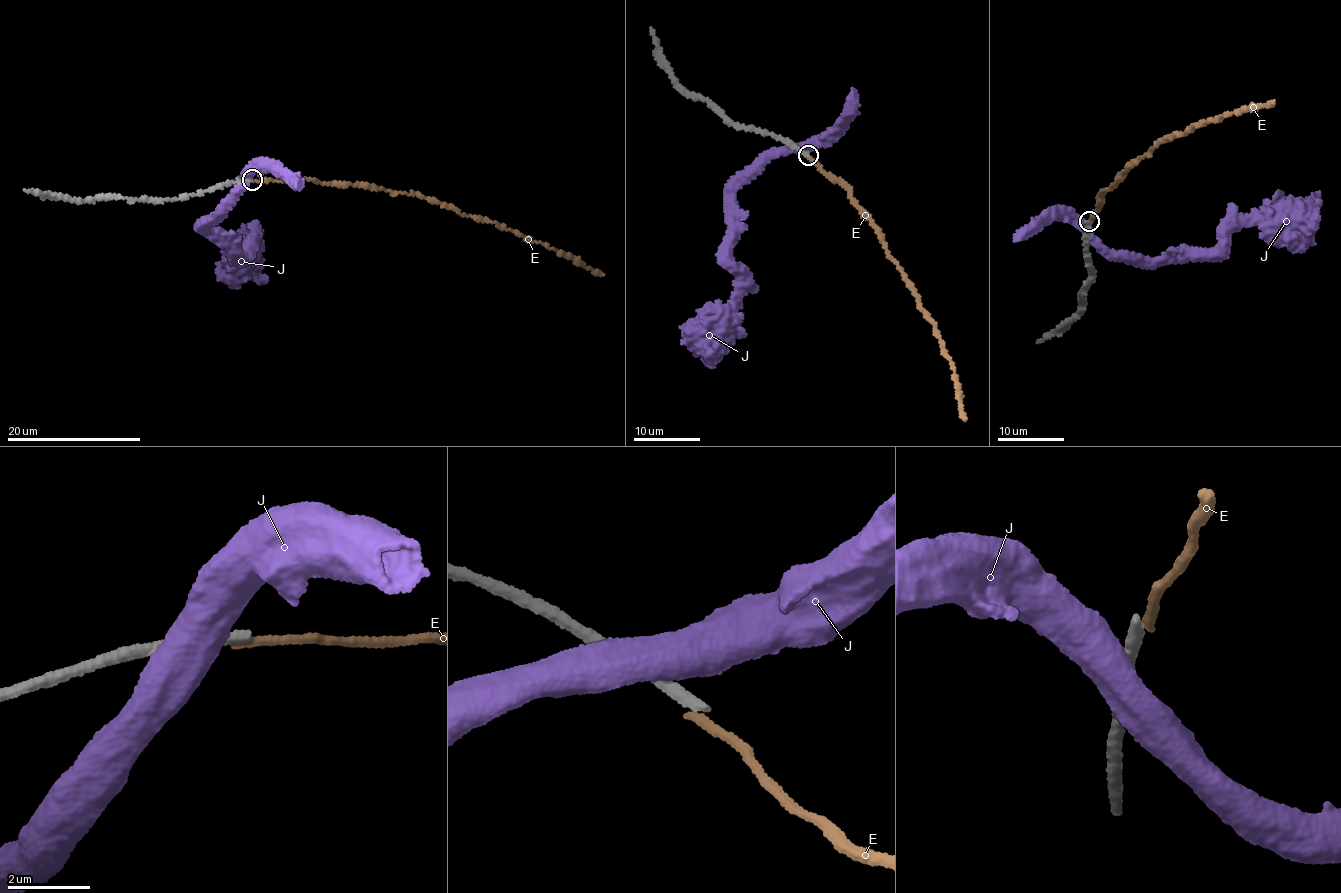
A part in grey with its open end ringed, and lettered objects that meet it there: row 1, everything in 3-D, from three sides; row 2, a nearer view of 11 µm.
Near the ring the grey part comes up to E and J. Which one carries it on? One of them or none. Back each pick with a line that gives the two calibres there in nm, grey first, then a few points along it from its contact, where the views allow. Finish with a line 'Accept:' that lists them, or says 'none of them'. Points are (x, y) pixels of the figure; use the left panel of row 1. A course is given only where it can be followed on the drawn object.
Accept: none of them

